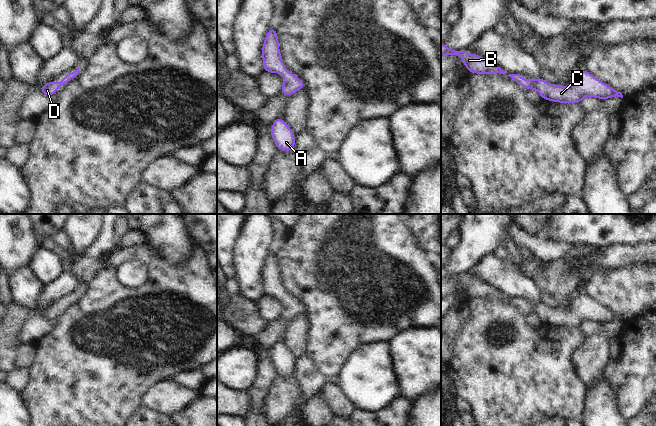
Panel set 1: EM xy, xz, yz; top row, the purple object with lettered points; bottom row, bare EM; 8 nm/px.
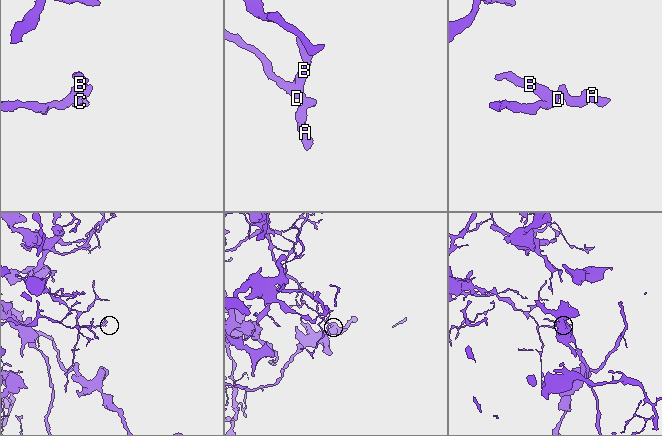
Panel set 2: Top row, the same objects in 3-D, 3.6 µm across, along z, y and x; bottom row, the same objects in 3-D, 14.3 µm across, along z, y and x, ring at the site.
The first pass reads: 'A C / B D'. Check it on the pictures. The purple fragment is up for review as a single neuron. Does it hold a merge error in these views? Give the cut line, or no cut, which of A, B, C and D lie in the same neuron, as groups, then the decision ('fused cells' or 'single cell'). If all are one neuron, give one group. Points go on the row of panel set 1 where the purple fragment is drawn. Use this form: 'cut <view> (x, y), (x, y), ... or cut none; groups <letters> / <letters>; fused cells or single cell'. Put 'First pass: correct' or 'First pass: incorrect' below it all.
cut none; groups A B C D; single cell
First pass: incorrect

